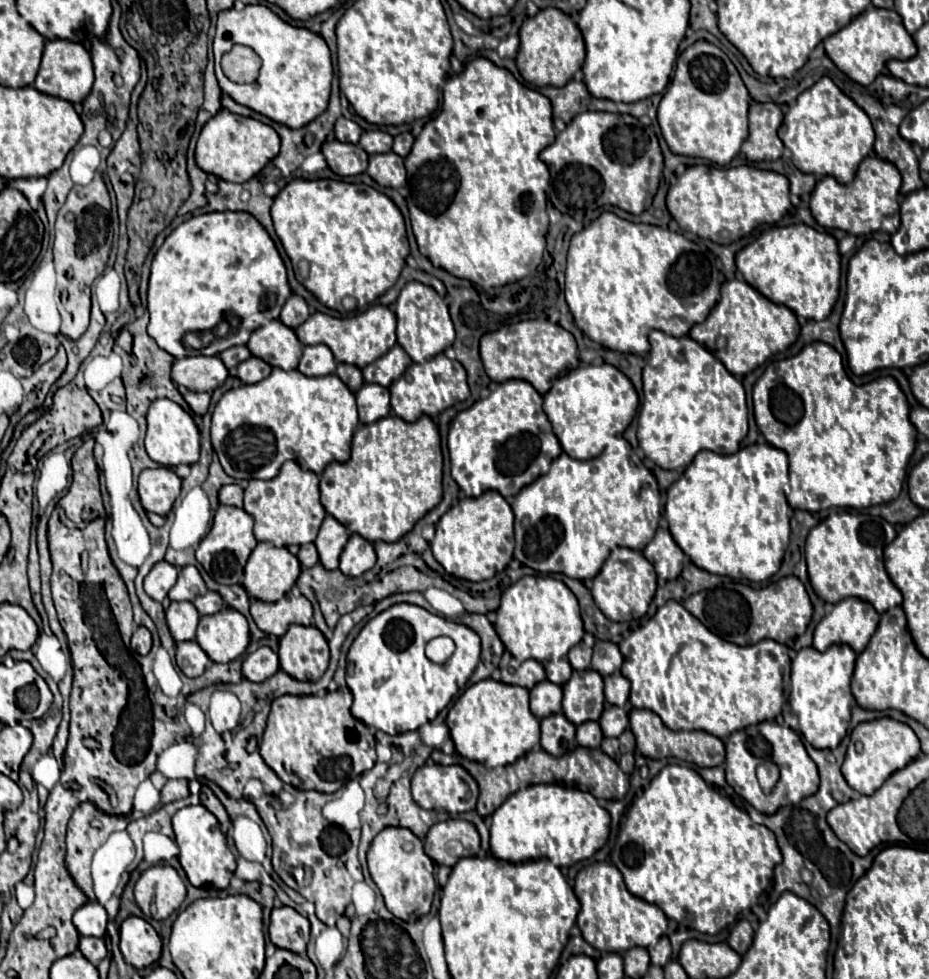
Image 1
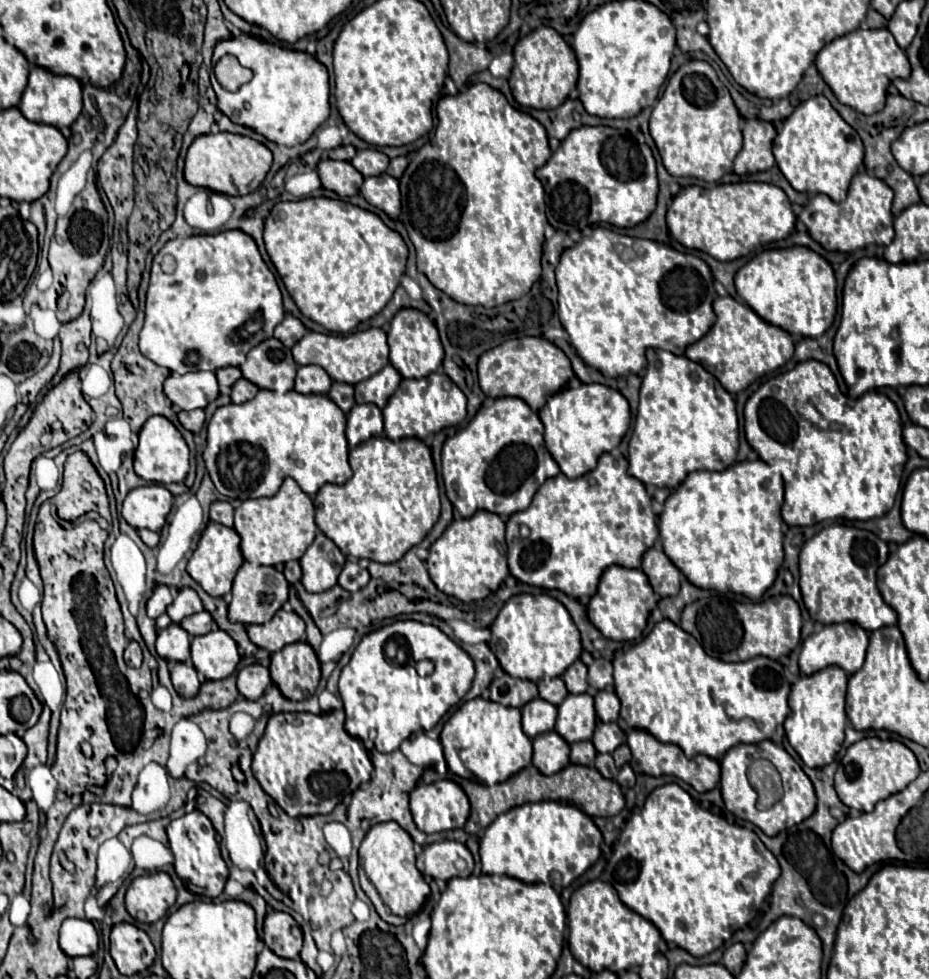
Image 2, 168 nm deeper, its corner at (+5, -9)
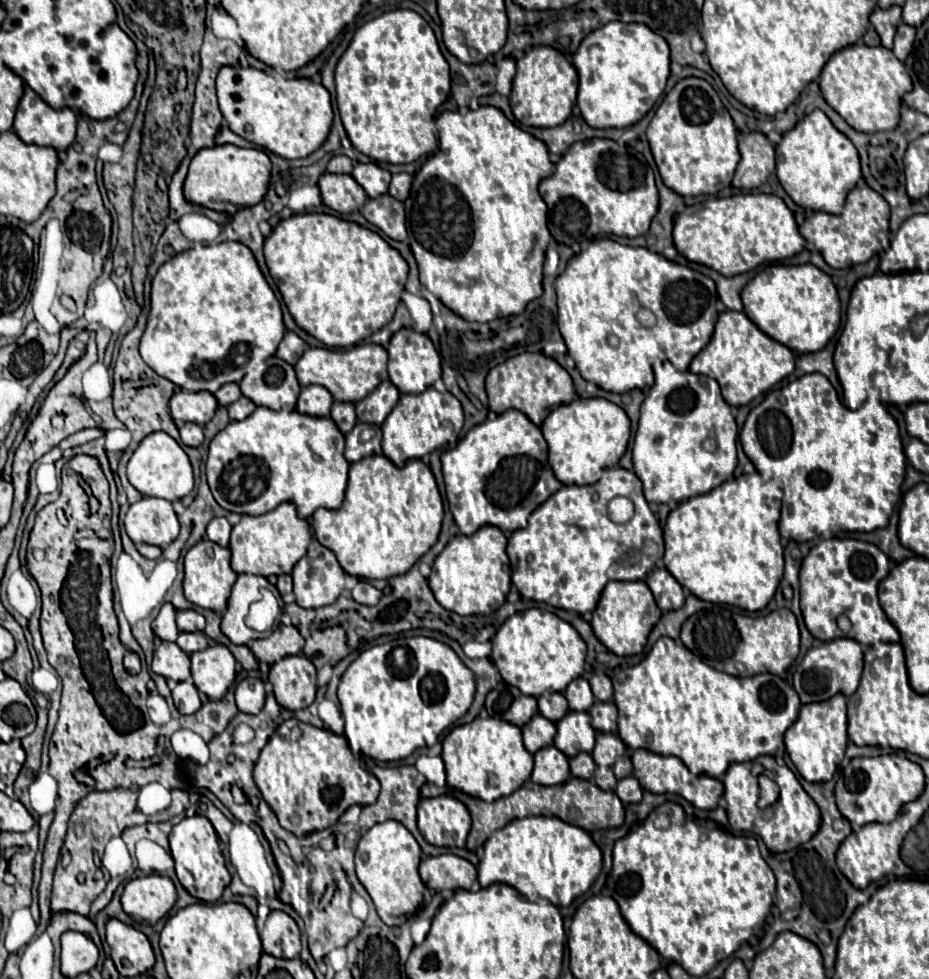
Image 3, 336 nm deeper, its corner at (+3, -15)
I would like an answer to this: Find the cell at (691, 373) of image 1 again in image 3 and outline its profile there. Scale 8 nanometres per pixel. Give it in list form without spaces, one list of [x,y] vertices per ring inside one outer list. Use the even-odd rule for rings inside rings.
[[[669,360],[657,362],[653,366],[655,384],[649,388],[647,398],[641,406],[639,428],[633,440],[633,470],[643,484],[643,494],[647,502],[681,502],[691,496],[707,494],[711,488],[733,478],[737,466],[737,424],[731,406],[723,400],[719,384],[701,374],[689,370],[679,372]]]

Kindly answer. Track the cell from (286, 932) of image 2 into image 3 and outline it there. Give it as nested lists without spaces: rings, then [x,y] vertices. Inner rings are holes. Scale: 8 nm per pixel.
[[[273,910],[261,930],[261,942],[267,954],[275,958],[297,958],[301,952],[301,932],[295,920],[281,912]]]

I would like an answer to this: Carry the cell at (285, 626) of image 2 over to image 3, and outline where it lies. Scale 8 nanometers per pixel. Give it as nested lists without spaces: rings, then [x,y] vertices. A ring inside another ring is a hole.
[[[279,624],[279,628],[275,632],[271,632],[267,638],[249,642],[249,648],[257,660],[273,664],[285,656],[299,654],[303,650],[303,644],[305,644],[305,640],[293,624],[289,624],[289,626]]]

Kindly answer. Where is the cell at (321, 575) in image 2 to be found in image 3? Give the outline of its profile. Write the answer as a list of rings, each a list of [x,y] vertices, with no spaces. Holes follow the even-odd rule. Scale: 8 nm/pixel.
[[[313,540],[307,554],[295,564],[291,576],[297,604],[303,608],[321,608],[341,596],[347,574],[339,566],[337,556]]]

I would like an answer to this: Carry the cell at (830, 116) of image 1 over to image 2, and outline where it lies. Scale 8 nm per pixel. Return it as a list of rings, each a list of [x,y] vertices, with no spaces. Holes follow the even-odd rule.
[[[813,96],[799,104],[783,122],[773,142],[773,156],[783,176],[797,192],[827,194],[833,202],[841,202],[853,174],[863,164],[863,142],[825,96]]]

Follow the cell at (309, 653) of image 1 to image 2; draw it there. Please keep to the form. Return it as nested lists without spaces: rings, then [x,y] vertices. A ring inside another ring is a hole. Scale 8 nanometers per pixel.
[[[295,642],[271,656],[271,678],[289,700],[303,700],[315,692],[321,664],[307,642]]]

